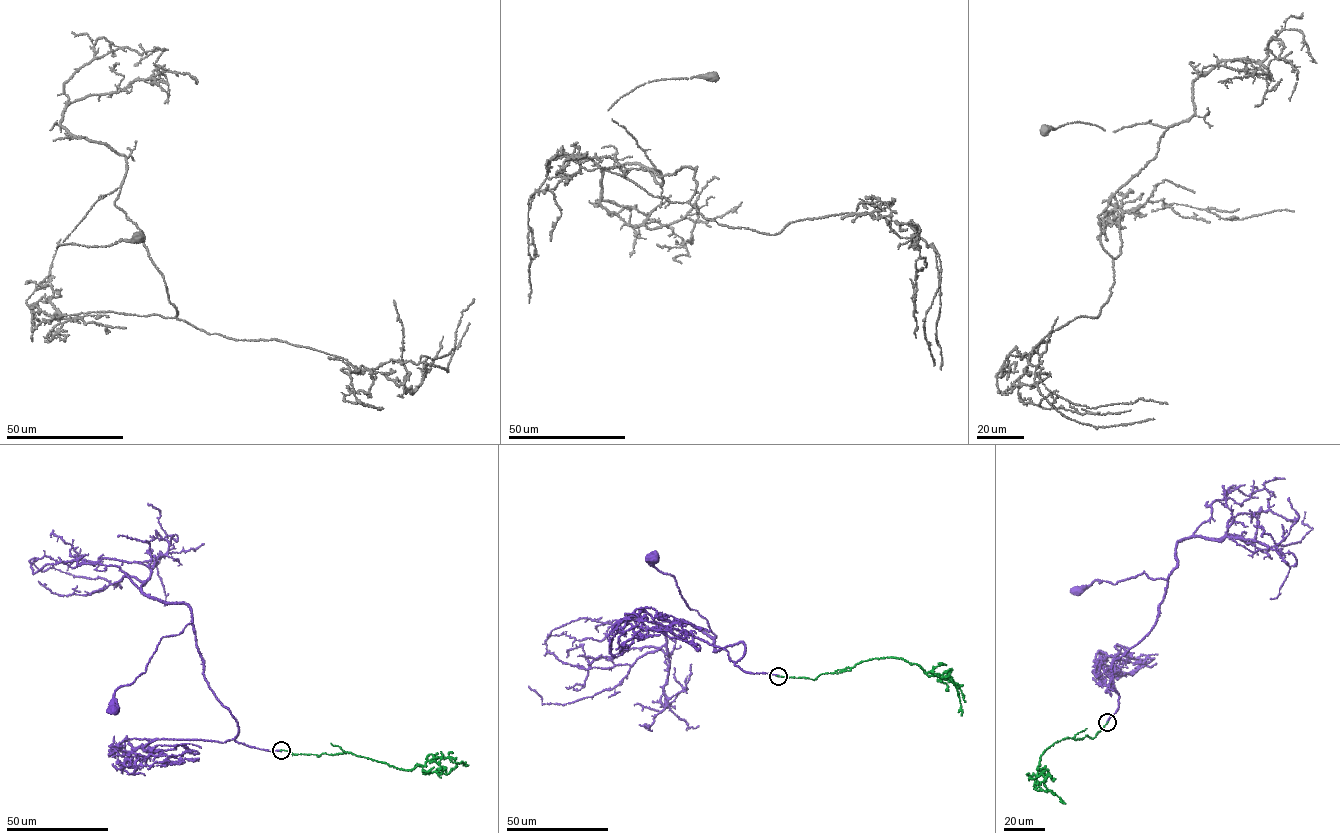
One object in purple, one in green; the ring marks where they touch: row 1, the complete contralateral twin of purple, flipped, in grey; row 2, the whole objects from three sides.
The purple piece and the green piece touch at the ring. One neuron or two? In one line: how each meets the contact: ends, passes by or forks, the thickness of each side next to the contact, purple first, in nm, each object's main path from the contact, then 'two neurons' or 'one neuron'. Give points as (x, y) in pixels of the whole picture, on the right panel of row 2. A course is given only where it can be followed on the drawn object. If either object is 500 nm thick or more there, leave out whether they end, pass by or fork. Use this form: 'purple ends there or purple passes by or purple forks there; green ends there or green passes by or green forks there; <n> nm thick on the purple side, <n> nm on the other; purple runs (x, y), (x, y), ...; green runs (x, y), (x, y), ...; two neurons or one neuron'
purple ends there; green ends there; 360 nm thick on the purple side, 240 nm on the other; purple runs (1107, 722), (1118, 708), (1114, 660), (1154, 624), (1167, 579), (1144, 571), (1077, 590); green runs (1107, 722), (1094, 738), (1062, 739), (1040, 758), (1037, 768), (1043, 771), (1035, 788), (1053, 791), (1065, 804); two neurons

